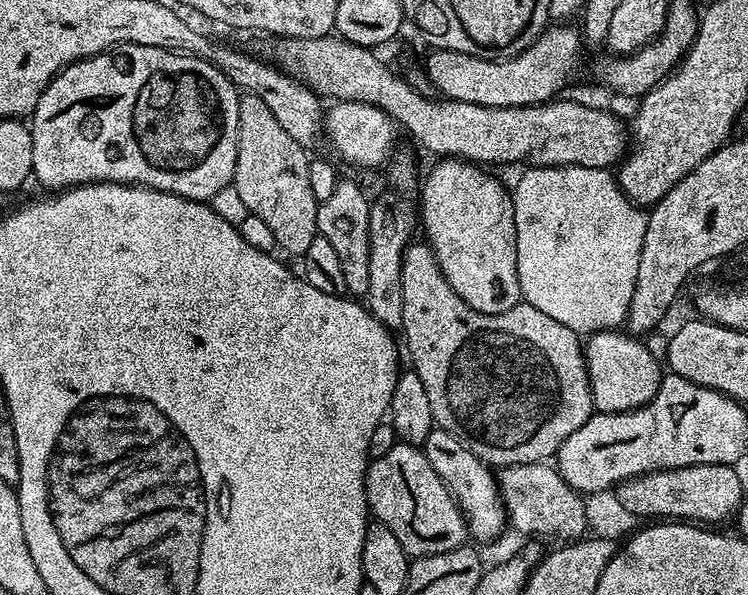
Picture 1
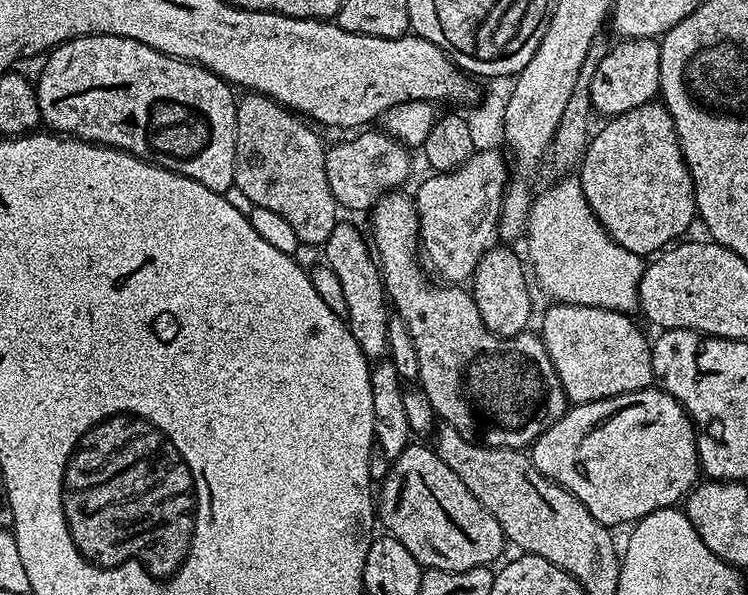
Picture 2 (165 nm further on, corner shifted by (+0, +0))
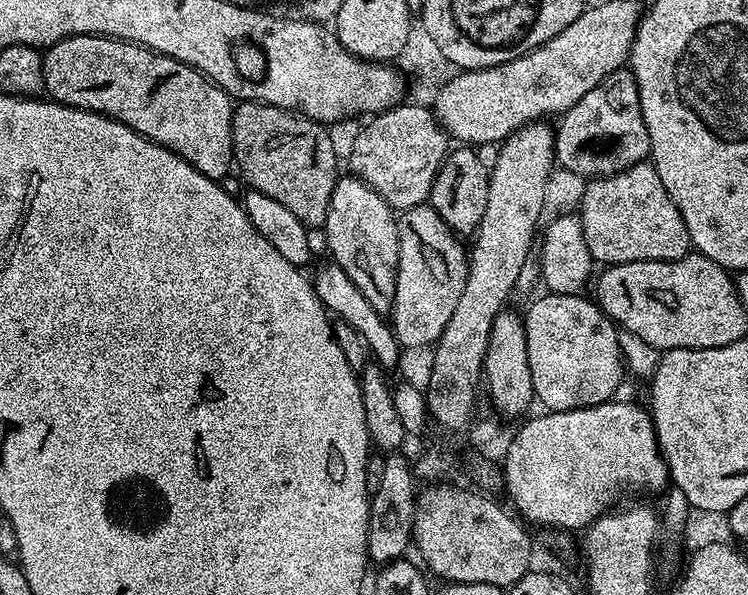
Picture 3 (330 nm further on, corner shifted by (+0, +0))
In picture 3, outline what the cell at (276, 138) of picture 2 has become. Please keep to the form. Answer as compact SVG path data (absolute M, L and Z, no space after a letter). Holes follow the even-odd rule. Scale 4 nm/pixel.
M245 100L237 103L232 110L232 155L235 167L238 169L243 183L251 191L266 194L266 198L274 198L274 202L282 202L282 206L286 206L286 210L290 210L290 214L294 214L294 218L298 218L298 222L302 222L305 228L309 230L315 230L315 228L316 230L323 229L326 222L326 214L330 210L330 198L334 194L334 186L338 179L336 148L332 145L332 136L328 132L331 131L325 125L318 123L316 120L311 120L308 116L301 116L299 112L287 112L285 108L279 108L278 106L260 104L257 100Z

